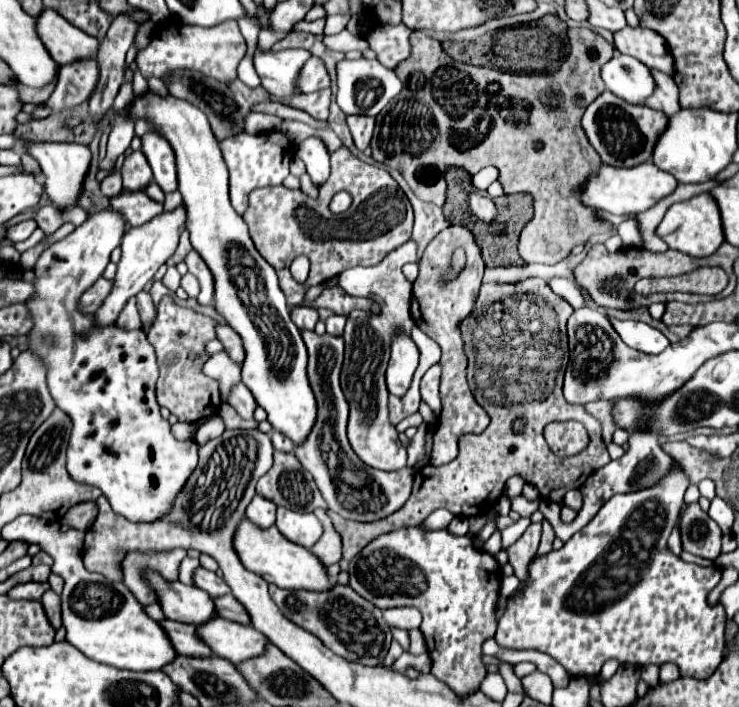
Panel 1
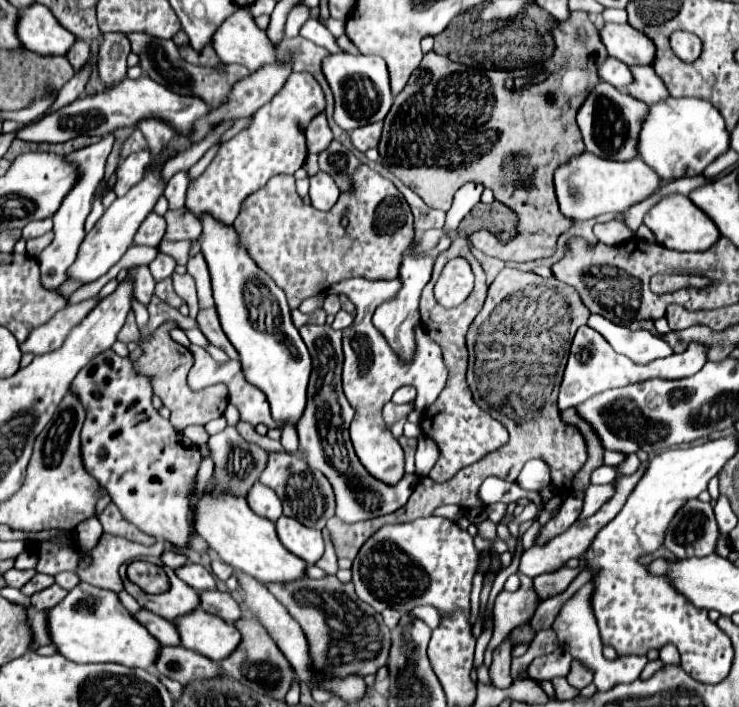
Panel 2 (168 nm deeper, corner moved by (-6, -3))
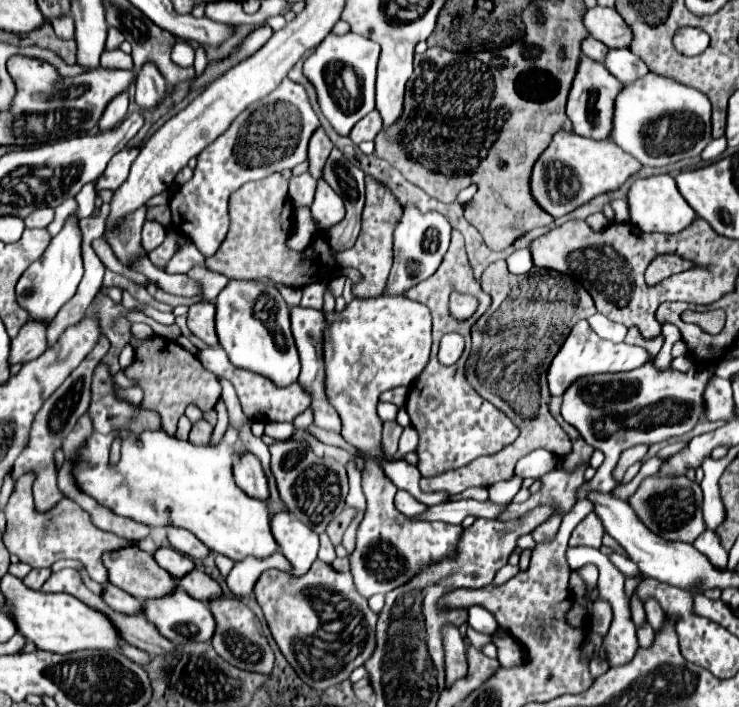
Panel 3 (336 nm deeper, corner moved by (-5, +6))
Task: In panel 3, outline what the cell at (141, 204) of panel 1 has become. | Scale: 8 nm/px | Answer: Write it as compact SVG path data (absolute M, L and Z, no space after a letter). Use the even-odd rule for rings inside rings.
M144 222L144 228L142 228L142 248L146 252L152 252L154 248L158 248L162 244L166 236L166 230L158 224L158 222Z

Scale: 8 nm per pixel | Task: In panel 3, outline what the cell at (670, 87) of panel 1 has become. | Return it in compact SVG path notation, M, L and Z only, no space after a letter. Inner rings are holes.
M610 48L604 58L604 66L620 82L632 82L632 78L640 78L648 72L644 62L628 48Z

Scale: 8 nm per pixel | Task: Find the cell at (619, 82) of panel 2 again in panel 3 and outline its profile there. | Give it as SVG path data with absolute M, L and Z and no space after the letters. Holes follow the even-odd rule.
M588 36L582 40L582 52L588 56L588 58L594 58L598 62L604 60L604 54L608 52L608 46L604 46L600 40Z

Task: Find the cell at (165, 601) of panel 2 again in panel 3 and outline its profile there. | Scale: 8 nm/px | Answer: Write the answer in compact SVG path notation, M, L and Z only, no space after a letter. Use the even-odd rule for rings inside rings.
M134 546L106 552L102 560L110 582L138 600L164 596L176 588L174 578L148 552Z

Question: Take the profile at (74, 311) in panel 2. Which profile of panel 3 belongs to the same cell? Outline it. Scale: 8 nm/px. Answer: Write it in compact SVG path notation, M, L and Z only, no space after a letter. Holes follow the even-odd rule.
M26 322L10 344L8 364L26 364L38 358L46 350L46 328L48 326L36 326L36 322Z

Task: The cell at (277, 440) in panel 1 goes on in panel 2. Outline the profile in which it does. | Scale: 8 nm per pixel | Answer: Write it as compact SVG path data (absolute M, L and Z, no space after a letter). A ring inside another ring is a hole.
M283 427L281 429L281 445L283 445L283 449L285 451L289 451L289 453L297 453L297 431L293 429L293 427Z

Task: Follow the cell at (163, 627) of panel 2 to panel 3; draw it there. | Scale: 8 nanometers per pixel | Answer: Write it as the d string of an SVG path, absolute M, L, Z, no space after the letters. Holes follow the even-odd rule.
M110 582L106 584L106 588L104 588L104 592L102 592L102 600L104 600L112 610L122 612L122 614L136 614L136 612L140 612L140 606L142 606L140 600L132 598L130 594L126 594L124 590L116 588L116 586L110 584Z

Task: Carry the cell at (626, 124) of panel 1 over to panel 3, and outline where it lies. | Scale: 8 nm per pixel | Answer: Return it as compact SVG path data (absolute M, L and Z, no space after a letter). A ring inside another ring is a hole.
M580 56L566 106L566 114L574 126L574 132L594 140L608 140L608 130L612 130L612 98L616 98L618 90L620 90L620 82L606 70L604 64Z

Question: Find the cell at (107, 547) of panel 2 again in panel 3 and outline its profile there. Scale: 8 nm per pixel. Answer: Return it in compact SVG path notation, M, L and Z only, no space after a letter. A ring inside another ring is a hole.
M32 472L20 476L16 480L14 492L4 508L6 532L4 532L2 540L4 540L4 546L8 548L8 552L18 556L22 562L30 564L32 568L50 568L56 562L56 556L78 560L84 564L86 572L90 574L90 578L94 582L100 582L100 584L108 582L108 572L104 570L102 554L108 550L130 546L130 542L122 540L116 534L110 534L110 532L104 532L104 530L92 526L88 514L84 510L80 510L80 506L76 506L74 502L68 502L68 500L58 502L54 508L50 508L44 514L36 512L34 500L32 500L34 478L36 476Z

